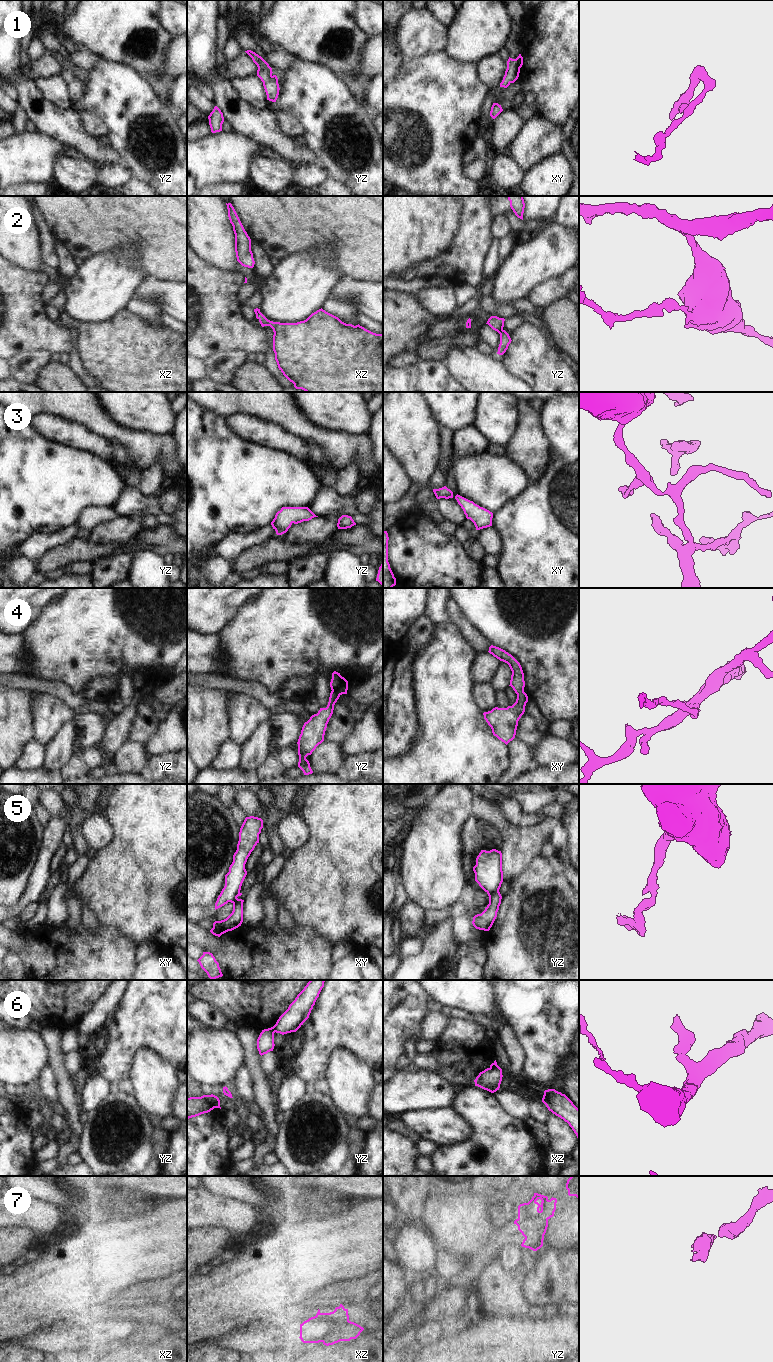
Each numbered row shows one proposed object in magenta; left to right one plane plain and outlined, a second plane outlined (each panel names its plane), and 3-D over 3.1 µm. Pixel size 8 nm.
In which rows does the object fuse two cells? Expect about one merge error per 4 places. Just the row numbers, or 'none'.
2, 5, 6

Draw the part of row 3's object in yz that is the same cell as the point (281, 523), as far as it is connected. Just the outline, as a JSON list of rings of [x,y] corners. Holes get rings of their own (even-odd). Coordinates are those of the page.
[[[282,507],[271,522],[277,535],[282,535],[288,531],[291,525],[309,521],[316,516],[308,507]]]

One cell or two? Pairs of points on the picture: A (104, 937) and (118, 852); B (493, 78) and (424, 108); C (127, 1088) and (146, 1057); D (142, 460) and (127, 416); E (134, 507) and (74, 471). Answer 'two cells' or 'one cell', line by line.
A: two cells
B: two cells
C: two cells
D: two cells
E: two cells

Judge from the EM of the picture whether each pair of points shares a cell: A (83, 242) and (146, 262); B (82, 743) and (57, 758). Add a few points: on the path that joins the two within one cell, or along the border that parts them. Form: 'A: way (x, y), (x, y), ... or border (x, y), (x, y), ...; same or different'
A: way (100, 242), (132, 242), (135, 245); same
B: border (75, 725), (76, 741), (72, 754); different

